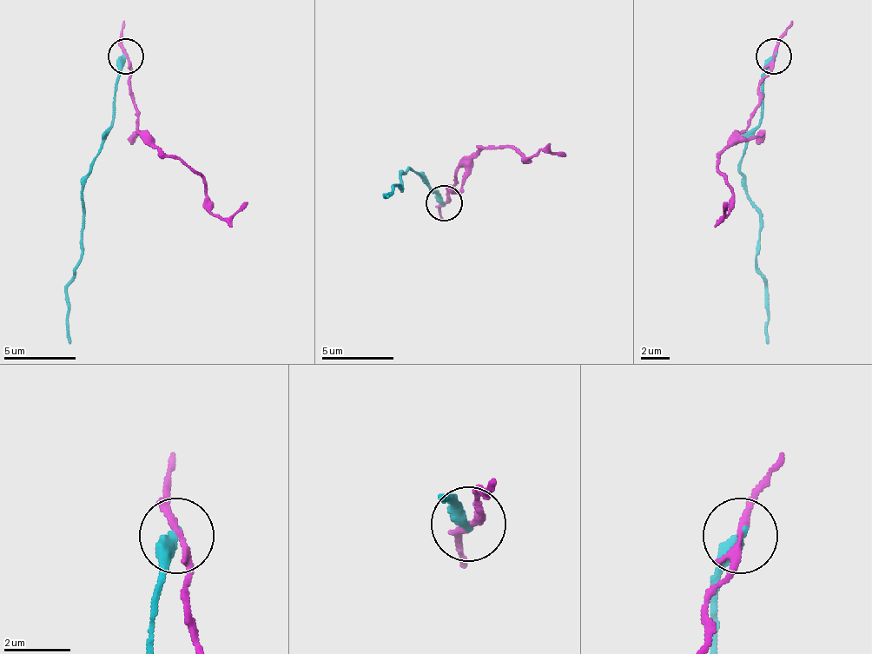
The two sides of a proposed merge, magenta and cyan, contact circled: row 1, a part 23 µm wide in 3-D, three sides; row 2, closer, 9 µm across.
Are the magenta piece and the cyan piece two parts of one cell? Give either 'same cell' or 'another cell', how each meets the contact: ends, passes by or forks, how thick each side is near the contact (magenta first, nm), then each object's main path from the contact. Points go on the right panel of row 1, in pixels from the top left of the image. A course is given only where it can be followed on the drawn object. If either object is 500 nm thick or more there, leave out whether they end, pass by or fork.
another cell | magenta passes by | cyan ends | 200/440 nm | magenta via (773, 57), (751, 122), (729, 140), (719, 154), (719, 172), (733, 194), (733, 208), (723, 219), (726, 201) | cyan via (773, 57), (762, 82), (762, 122), (741, 158), (748, 201), (758, 212), (755, 261), (765, 283), (769, 345)

